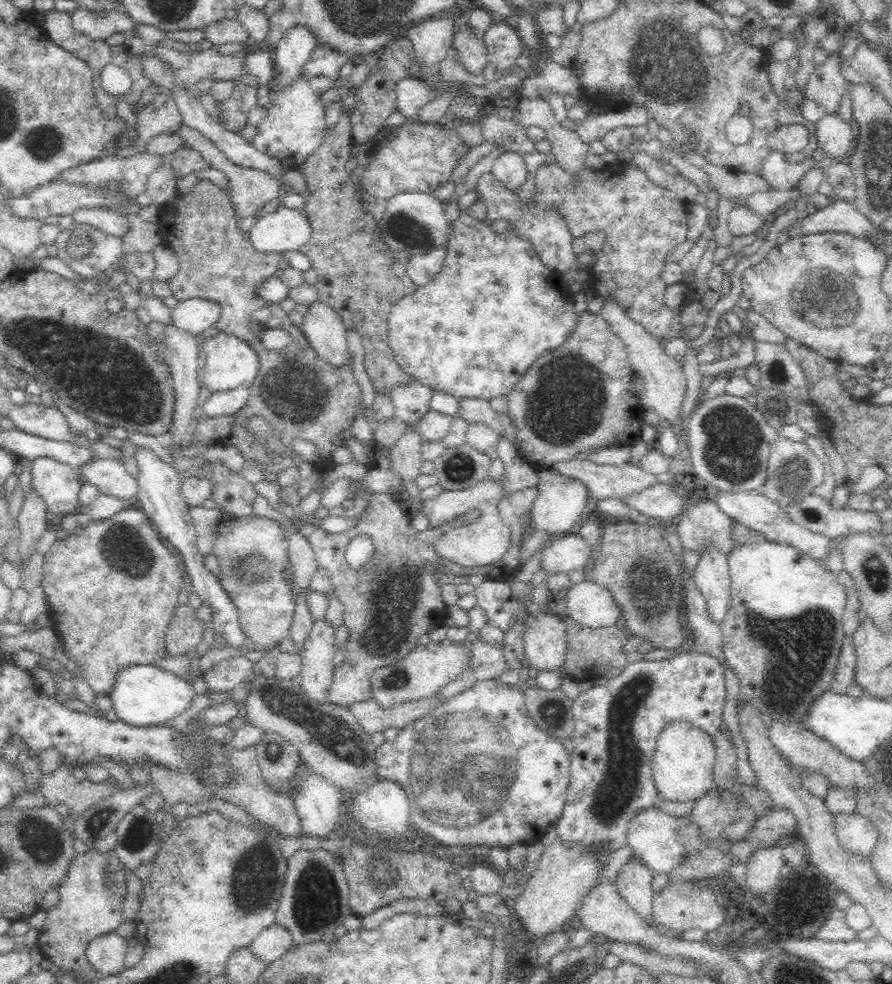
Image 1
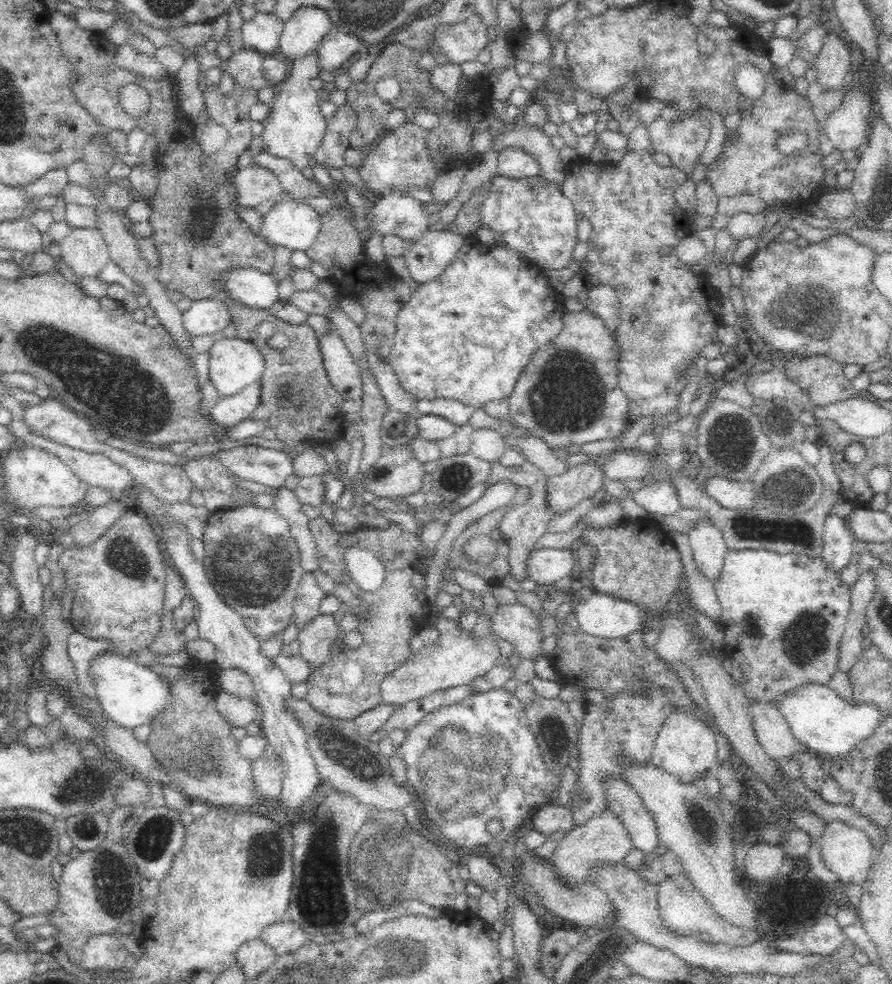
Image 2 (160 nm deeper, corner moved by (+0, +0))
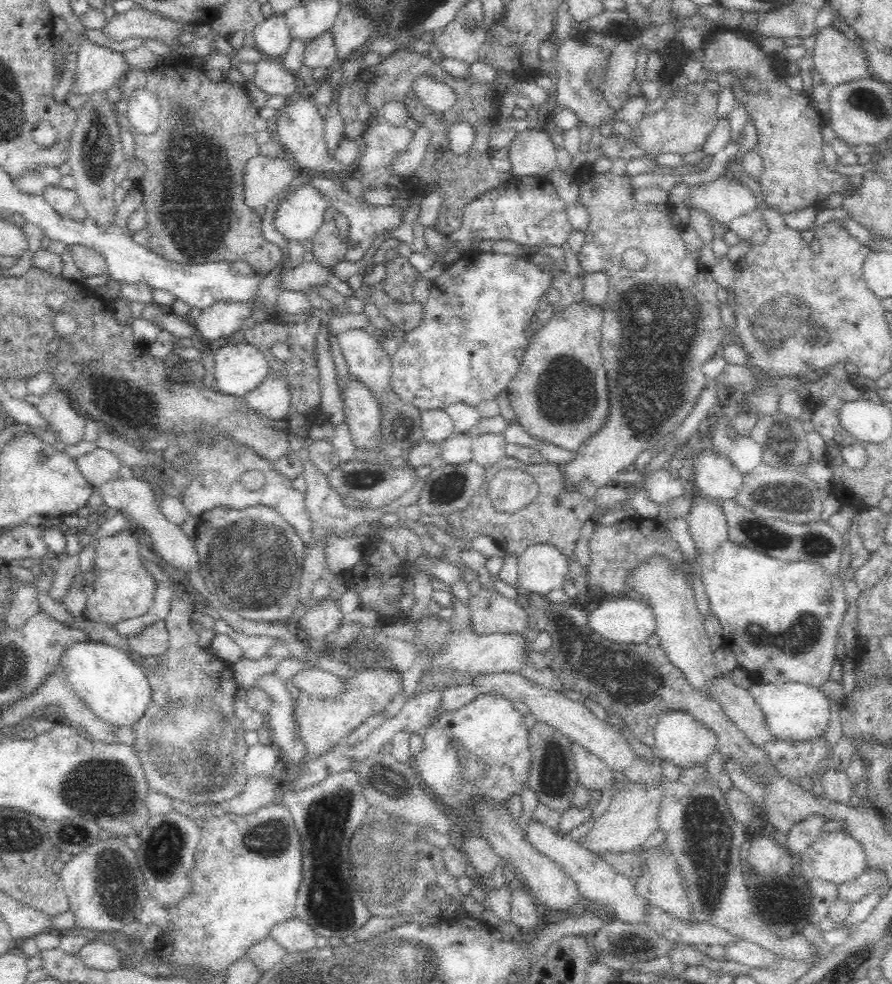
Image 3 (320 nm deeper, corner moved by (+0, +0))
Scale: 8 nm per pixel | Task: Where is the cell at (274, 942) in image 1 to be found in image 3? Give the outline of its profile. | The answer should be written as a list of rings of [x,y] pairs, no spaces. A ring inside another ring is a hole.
[[[292,917],[272,927],[269,934],[287,953],[313,949],[317,934],[299,918]]]

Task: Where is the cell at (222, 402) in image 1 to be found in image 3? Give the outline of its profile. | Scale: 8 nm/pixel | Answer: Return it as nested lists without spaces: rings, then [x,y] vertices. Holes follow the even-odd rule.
[[[269,374],[256,388],[241,398],[245,410],[264,418],[284,420],[290,404],[290,393],[285,376]]]

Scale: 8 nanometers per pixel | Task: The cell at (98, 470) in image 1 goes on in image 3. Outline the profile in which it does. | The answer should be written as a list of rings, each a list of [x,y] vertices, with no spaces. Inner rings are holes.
[[[97,447],[89,453],[75,458],[81,475],[93,486],[100,486],[118,477],[120,461],[113,452]]]

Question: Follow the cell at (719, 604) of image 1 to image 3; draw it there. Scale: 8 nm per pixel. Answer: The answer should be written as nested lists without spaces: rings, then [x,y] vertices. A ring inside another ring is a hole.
[[[698,500],[686,522],[698,555],[714,555],[729,540],[728,522],[716,503]]]

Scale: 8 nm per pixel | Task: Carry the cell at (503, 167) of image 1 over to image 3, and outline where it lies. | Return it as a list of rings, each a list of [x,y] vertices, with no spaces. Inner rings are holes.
[[[542,126],[517,134],[506,148],[510,159],[510,175],[514,177],[544,176],[547,177],[556,166],[555,151],[558,148],[551,140],[550,133]]]

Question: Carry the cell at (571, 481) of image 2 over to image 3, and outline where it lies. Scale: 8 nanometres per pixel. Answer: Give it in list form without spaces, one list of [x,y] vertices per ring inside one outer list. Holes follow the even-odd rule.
[[[582,170],[577,172],[574,176],[574,185],[578,187],[579,197],[577,202],[582,206],[585,206],[590,213],[590,224],[586,228],[585,243],[582,246],[580,252],[577,254],[580,266],[586,275],[592,274],[592,272],[605,272],[609,278],[608,296],[606,296],[606,302],[602,306],[603,310],[603,326],[602,326],[602,340],[601,340],[601,353],[604,356],[605,369],[608,370],[608,378],[610,378],[610,398],[612,398],[612,404],[610,404],[609,418],[606,420],[606,426],[602,428],[597,435],[592,436],[590,440],[586,440],[580,448],[578,448],[578,456],[562,466],[563,479],[562,484],[568,491],[578,491],[582,482],[588,480],[592,482],[596,488],[602,488],[608,484],[613,484],[618,472],[630,470],[634,466],[634,460],[646,450],[652,450],[655,444],[658,444],[664,436],[670,434],[680,426],[681,422],[688,416],[690,410],[696,402],[696,397],[700,394],[702,388],[707,383],[707,378],[701,371],[702,365],[706,364],[712,357],[716,356],[716,352],[720,351],[722,338],[724,338],[725,325],[720,317],[721,303],[717,297],[717,290],[719,284],[713,279],[710,272],[707,272],[705,268],[687,254],[683,238],[680,238],[680,226],[672,224],[670,218],[666,216],[666,204],[656,204],[656,202],[638,202],[634,198],[634,192],[636,188],[632,186],[632,176],[628,174],[620,174],[620,176],[614,176],[612,172],[604,172],[604,174],[592,174],[592,170]],[[636,248],[648,257],[646,260],[646,266],[640,270],[628,270],[622,264],[623,254],[627,249]]]

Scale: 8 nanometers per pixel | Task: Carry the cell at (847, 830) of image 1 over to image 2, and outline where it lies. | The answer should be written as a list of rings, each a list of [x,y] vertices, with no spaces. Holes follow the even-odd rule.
[[[833,820],[826,823],[825,831],[818,841],[820,843],[820,856],[822,856],[824,865],[836,874],[842,884],[860,886],[871,869],[876,852],[870,835],[866,831],[846,823],[846,821]]]

